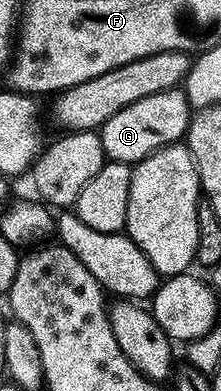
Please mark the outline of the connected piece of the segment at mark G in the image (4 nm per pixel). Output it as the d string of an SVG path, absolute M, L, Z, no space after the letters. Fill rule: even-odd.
M175 87L144 97L114 113L99 128L104 156L109 162L134 165L160 147L179 142L186 134L192 109L183 88Z

